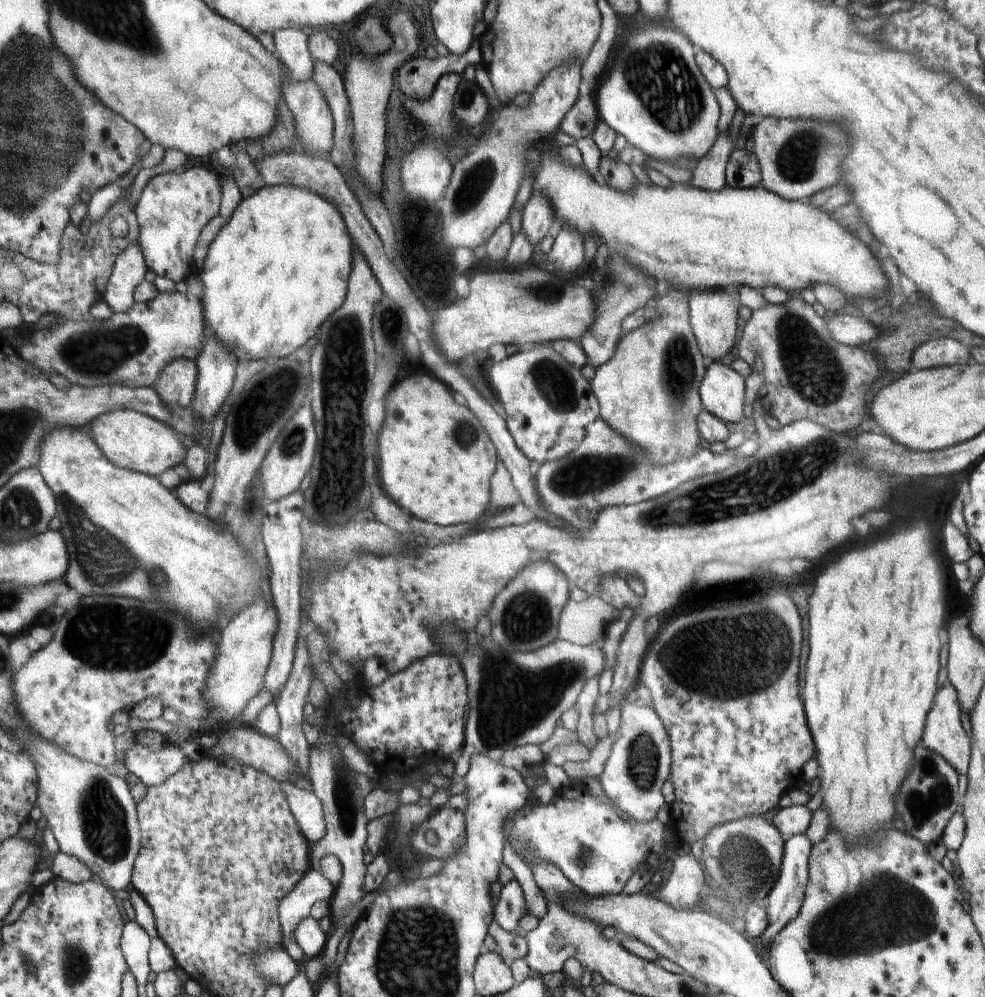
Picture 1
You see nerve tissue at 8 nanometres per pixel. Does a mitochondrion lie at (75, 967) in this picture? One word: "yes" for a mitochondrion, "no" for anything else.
yes

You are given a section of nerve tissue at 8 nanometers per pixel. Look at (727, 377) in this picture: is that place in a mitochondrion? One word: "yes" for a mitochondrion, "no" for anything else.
no

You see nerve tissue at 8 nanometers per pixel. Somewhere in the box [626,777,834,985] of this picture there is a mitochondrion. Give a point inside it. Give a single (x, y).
(745, 858)

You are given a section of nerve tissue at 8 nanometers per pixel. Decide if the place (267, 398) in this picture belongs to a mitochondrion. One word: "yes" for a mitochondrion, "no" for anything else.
yes

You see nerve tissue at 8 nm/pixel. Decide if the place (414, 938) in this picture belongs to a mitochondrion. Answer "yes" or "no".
yes

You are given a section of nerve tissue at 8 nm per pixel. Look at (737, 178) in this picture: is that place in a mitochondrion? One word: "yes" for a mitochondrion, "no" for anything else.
no

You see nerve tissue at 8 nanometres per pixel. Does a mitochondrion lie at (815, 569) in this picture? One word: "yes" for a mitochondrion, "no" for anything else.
no

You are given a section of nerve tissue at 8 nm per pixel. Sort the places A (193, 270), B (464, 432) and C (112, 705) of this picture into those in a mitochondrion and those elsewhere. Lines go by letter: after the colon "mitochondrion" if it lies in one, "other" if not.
A: other
B: mitochondrion
C: other

